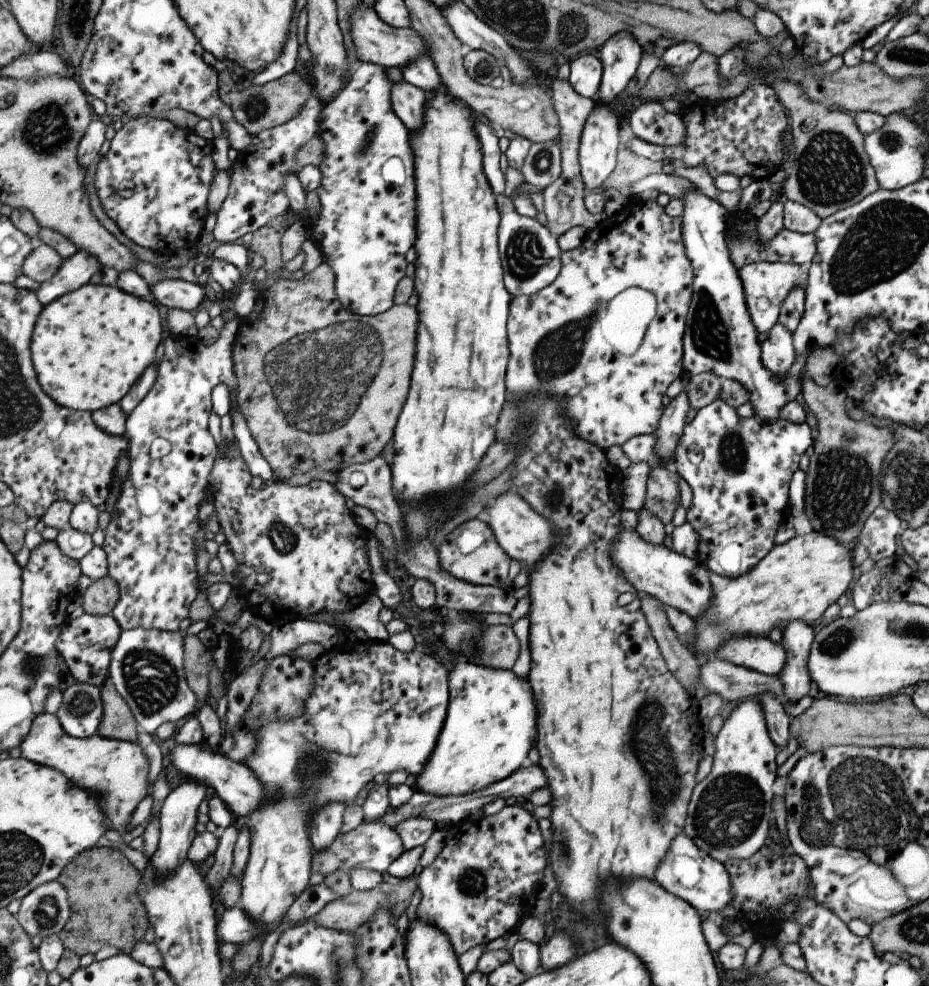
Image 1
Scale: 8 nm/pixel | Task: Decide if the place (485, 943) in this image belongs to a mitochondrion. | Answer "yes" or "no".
no

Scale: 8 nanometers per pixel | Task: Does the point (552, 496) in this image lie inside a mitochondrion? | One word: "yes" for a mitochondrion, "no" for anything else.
yes

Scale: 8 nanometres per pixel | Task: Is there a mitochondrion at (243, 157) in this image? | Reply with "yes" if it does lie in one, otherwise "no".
no

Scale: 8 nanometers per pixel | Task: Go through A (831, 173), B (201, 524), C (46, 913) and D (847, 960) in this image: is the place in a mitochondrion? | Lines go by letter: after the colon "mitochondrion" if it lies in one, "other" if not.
A: mitochondrion
B: other
C: mitochondrion
D: other

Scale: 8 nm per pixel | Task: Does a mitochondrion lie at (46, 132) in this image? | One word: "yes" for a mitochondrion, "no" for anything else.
yes

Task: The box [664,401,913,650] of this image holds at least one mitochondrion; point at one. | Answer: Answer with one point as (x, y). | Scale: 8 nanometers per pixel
(843, 482)

